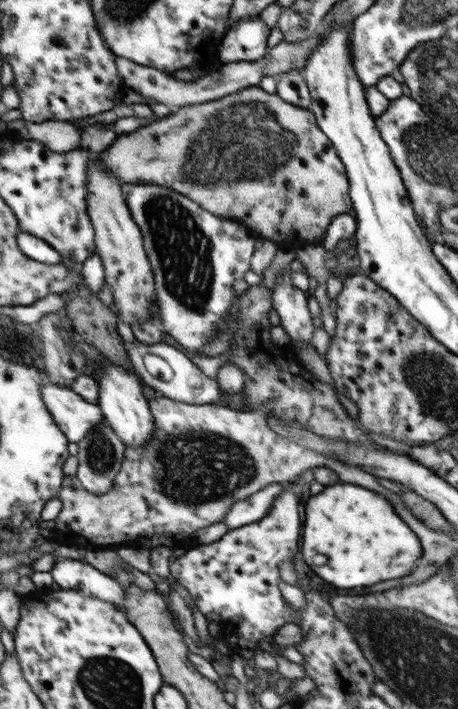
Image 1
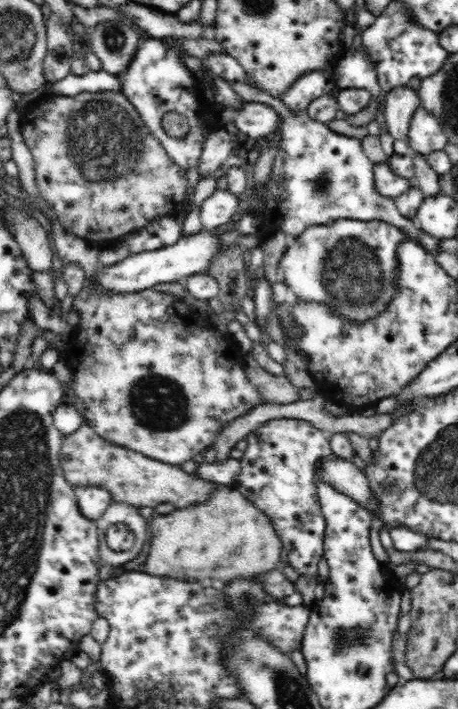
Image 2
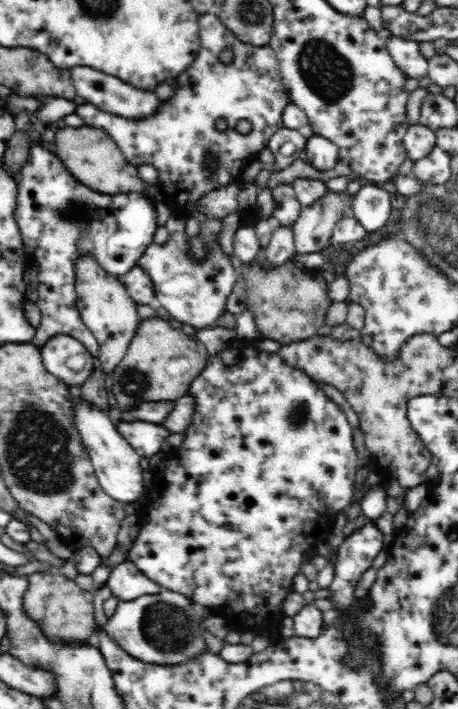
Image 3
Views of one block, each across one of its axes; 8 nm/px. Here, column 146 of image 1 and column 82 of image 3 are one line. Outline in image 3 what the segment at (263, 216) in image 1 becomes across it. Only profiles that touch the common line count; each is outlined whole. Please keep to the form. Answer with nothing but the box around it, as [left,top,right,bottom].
[55,124,153,198]

